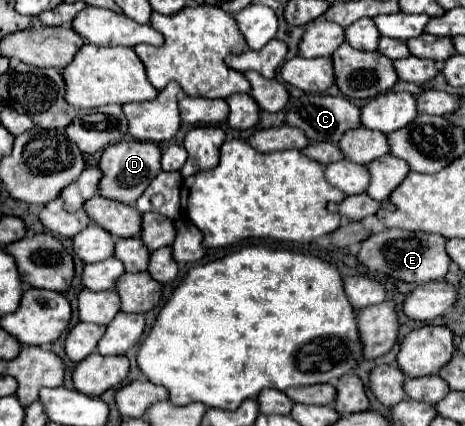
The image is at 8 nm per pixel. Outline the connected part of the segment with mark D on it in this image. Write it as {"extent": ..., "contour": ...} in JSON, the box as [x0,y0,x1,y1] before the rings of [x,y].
{"extent":[98,140,160,206],"contour":[[[138,140],[118,142],[118,144],[108,146],[102,152],[98,168],[104,174],[98,184],[100,188],[98,194],[110,200],[118,200],[126,206],[136,206],[138,196],[148,188],[150,180],[156,178],[156,174],[160,172],[160,148],[152,142],[138,142]]]}

